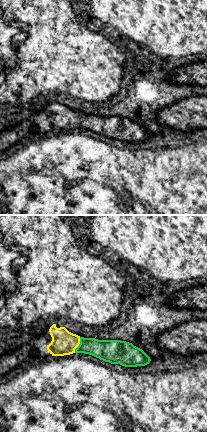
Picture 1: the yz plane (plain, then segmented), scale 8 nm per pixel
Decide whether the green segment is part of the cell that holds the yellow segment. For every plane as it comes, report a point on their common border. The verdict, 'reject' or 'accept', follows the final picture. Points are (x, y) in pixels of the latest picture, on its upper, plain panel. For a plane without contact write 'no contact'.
contact (78, 121)

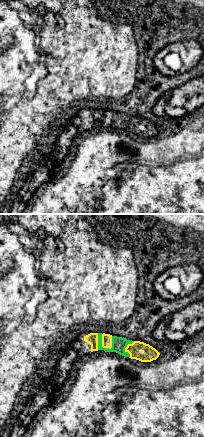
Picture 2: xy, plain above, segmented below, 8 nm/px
contact (102, 120)

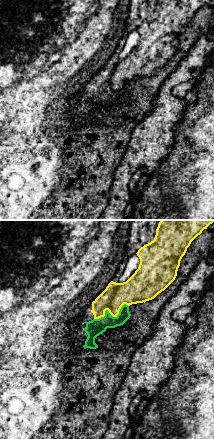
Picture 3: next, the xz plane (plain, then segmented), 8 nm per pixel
contact (111, 90)

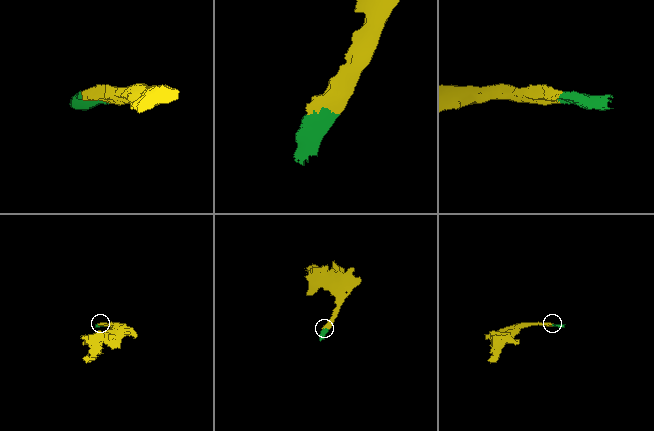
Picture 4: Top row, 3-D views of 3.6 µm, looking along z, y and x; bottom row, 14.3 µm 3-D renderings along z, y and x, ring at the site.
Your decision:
accept

